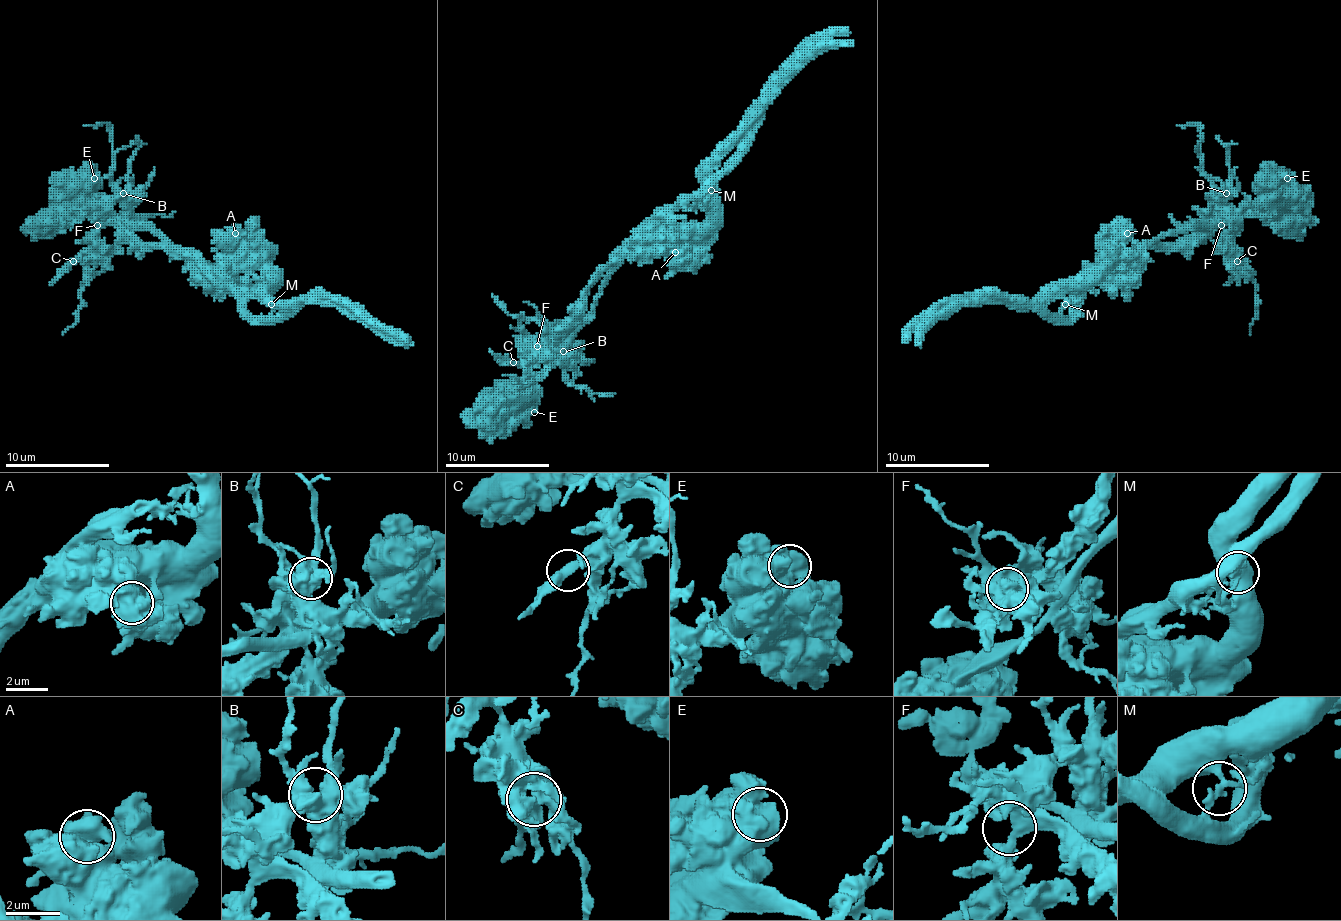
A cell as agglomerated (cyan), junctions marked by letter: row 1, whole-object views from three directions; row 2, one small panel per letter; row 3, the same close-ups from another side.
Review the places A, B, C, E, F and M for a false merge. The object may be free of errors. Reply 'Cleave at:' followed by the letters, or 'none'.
Cleave at: M

